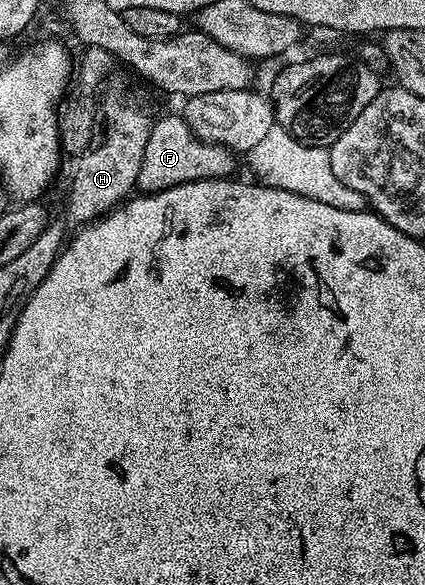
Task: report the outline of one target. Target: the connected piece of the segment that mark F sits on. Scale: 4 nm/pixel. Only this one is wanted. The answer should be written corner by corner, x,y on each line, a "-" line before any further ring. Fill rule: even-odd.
181,114
162,115
153,120
148,137
148,146
144,149
144,161
140,164
140,177
137,190
142,193
163,191
176,185
184,185
192,181
204,181
205,179
228,179
235,174
238,167
239,156
230,148
219,143
205,143
202,138
188,125
188,121

